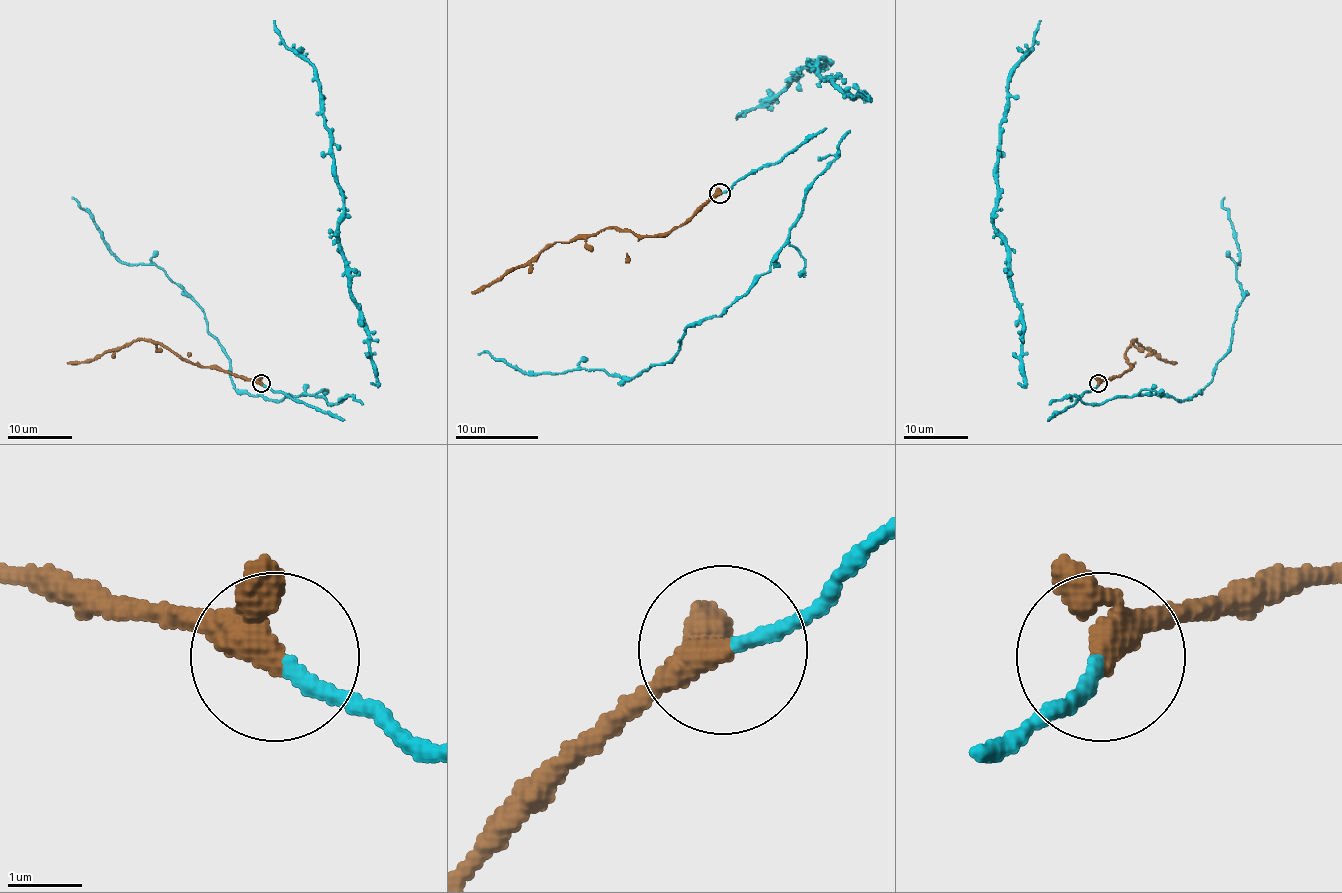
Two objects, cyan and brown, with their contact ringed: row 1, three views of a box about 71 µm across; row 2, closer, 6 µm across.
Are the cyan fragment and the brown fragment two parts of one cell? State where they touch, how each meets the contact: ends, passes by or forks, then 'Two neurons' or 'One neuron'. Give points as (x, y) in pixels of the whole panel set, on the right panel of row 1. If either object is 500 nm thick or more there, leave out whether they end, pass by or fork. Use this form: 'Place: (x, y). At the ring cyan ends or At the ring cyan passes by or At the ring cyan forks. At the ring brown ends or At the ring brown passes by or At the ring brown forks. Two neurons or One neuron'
Place: (1098, 383). At the ring cyan ends. At the ring brown passes by. One neuron

